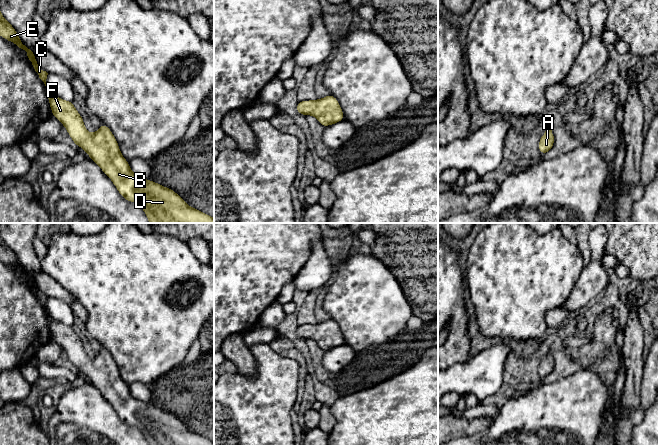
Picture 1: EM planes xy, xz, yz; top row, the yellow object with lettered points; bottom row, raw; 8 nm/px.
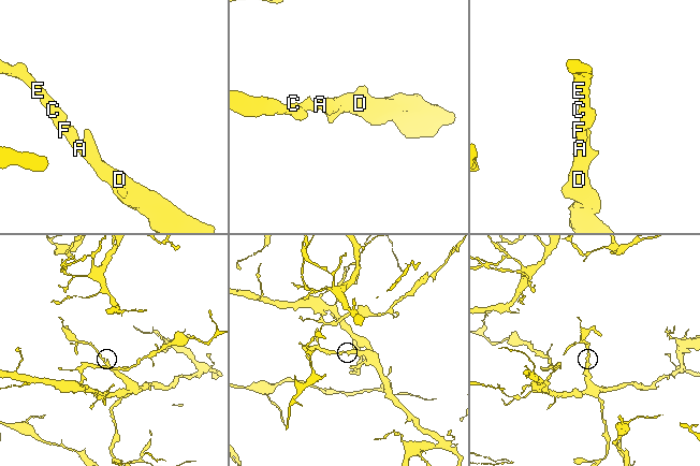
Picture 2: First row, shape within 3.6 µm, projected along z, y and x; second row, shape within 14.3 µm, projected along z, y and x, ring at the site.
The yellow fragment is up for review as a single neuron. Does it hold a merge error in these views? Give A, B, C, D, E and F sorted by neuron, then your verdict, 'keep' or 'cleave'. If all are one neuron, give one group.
groups A B C D E F; keep

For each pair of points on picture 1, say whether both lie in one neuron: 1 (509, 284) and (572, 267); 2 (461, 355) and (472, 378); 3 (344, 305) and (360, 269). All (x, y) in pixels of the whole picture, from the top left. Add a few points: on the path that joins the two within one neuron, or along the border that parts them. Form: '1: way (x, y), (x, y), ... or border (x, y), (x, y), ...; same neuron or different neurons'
1: way (525, 274), (535, 274), (546, 267), (556, 267); same neuron
2: border (473, 356), (465, 362), (455, 363), (448, 368); different neurons
3: way (353, 296), (359, 290), (360, 278); same neuron

